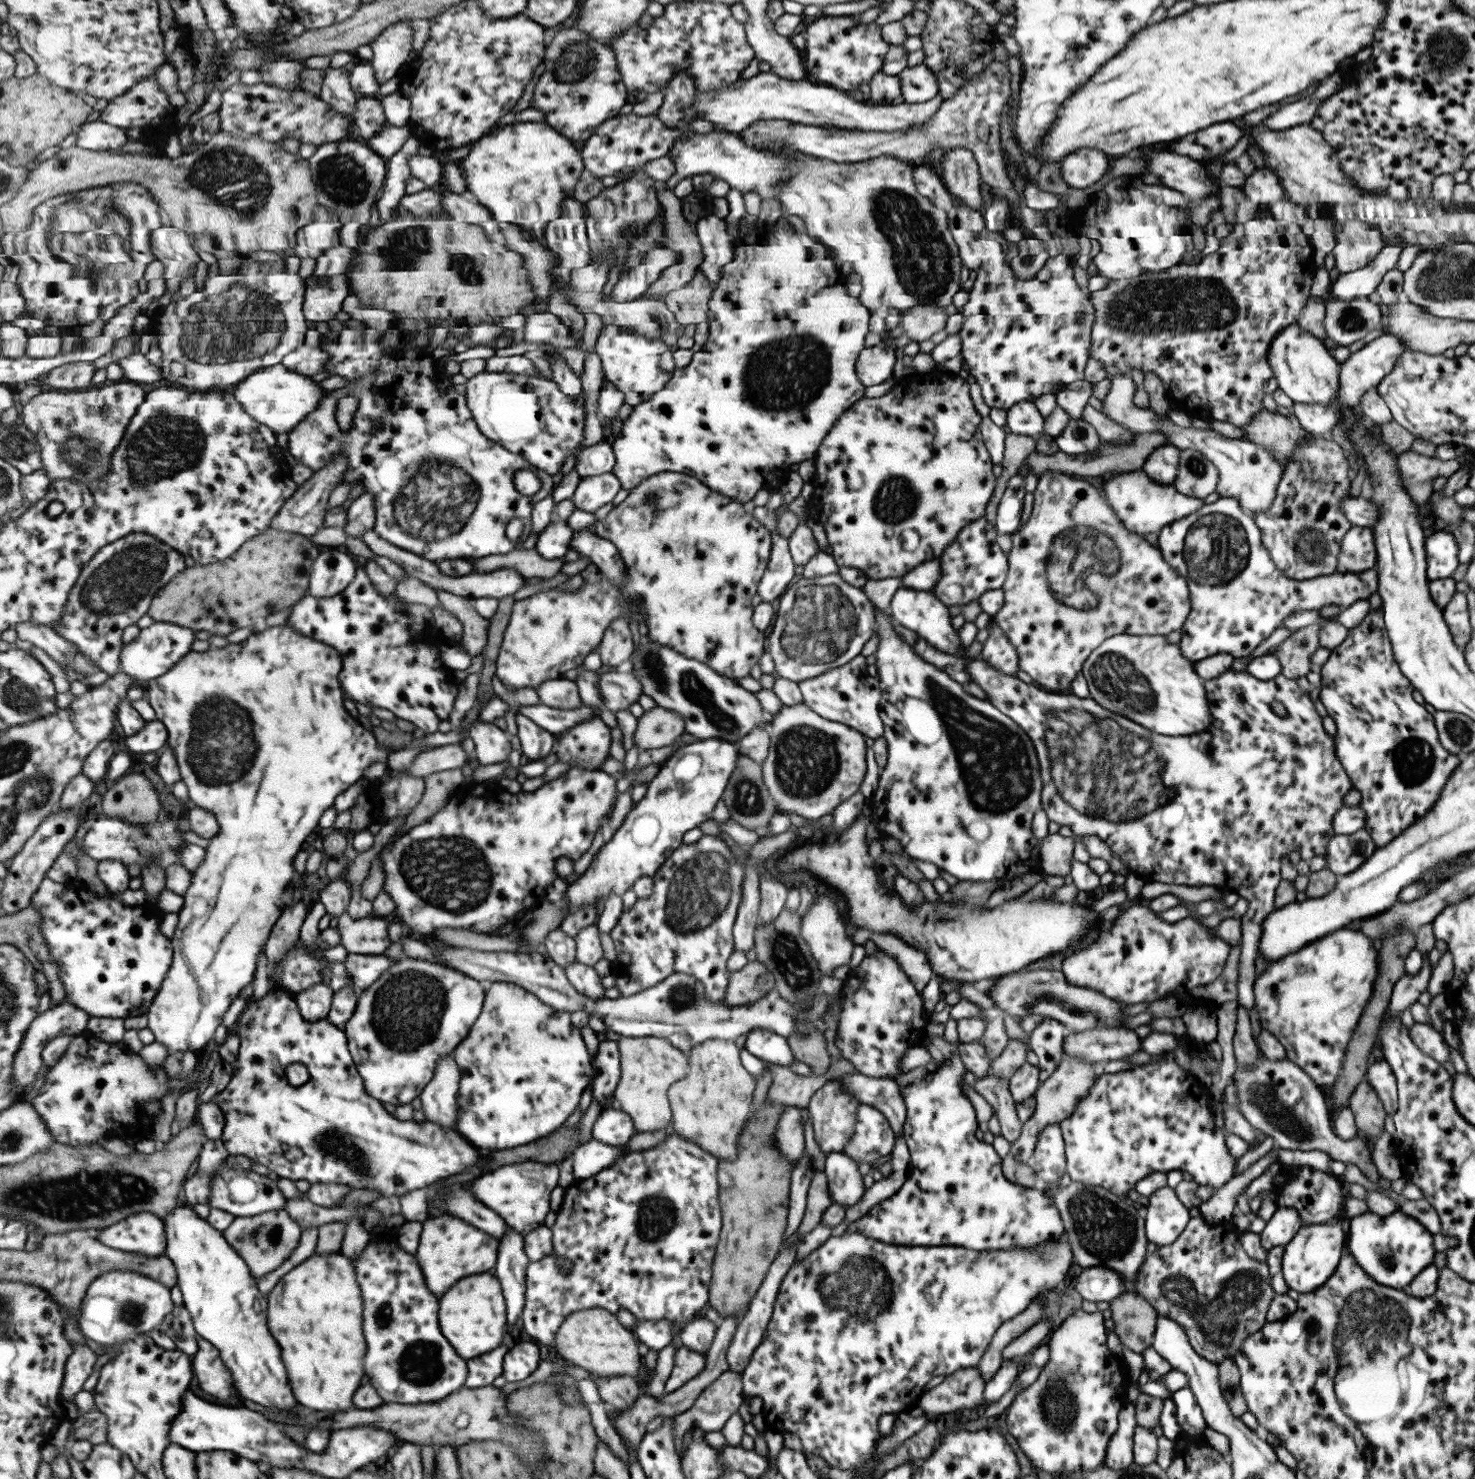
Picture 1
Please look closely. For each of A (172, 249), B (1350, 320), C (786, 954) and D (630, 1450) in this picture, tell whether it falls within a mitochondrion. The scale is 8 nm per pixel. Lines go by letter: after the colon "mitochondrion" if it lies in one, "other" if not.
A: other
B: mitochondrion
C: mitochondrion
D: other

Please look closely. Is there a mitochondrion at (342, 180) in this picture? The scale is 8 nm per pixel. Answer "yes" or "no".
yes

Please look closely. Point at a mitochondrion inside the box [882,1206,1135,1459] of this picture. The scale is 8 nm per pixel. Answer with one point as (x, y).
(1059, 1404)

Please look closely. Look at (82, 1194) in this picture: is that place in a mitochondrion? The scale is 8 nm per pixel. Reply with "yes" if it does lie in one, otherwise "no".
yes

